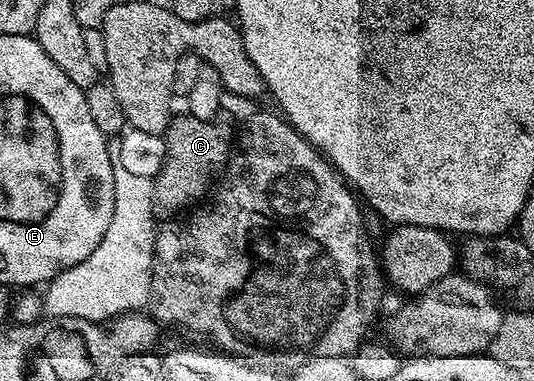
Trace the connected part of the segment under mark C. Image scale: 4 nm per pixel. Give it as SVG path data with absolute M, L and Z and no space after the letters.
M187 113L181 115L181 119L180 116L173 118L168 124L162 156L164 164L160 167L160 176L155 176L154 179L155 206L176 211L172 213L180 213L191 208L209 194L207 183L212 178L213 182L223 172L228 157L234 150L234 127L232 131L227 118L195 119Z

